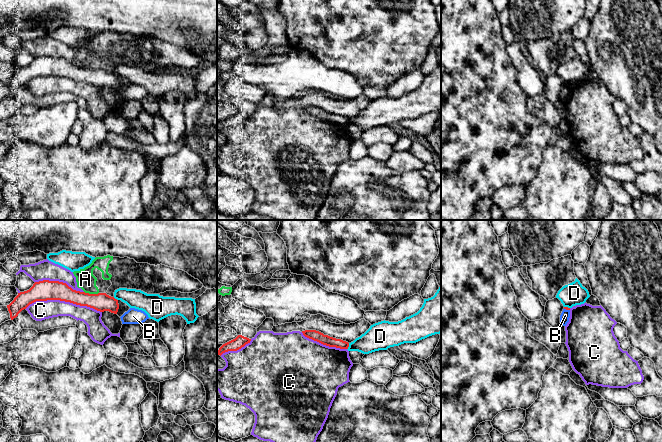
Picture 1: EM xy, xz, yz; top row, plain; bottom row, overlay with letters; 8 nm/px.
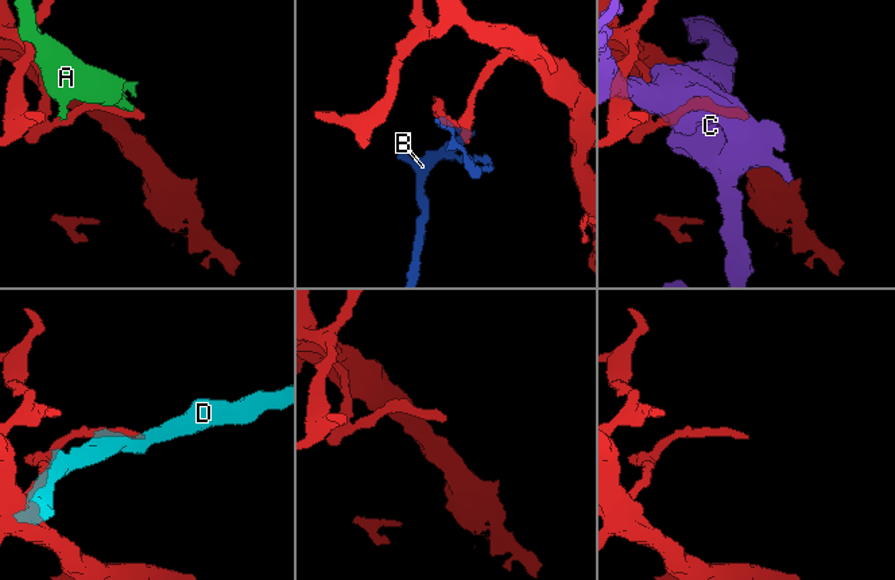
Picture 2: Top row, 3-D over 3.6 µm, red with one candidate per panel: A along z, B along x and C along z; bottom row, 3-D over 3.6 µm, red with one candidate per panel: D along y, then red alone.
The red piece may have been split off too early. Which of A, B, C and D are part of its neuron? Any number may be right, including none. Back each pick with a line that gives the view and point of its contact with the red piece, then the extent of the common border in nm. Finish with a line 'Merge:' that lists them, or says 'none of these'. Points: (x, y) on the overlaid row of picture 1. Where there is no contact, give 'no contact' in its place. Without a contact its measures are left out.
Merge: none of these

